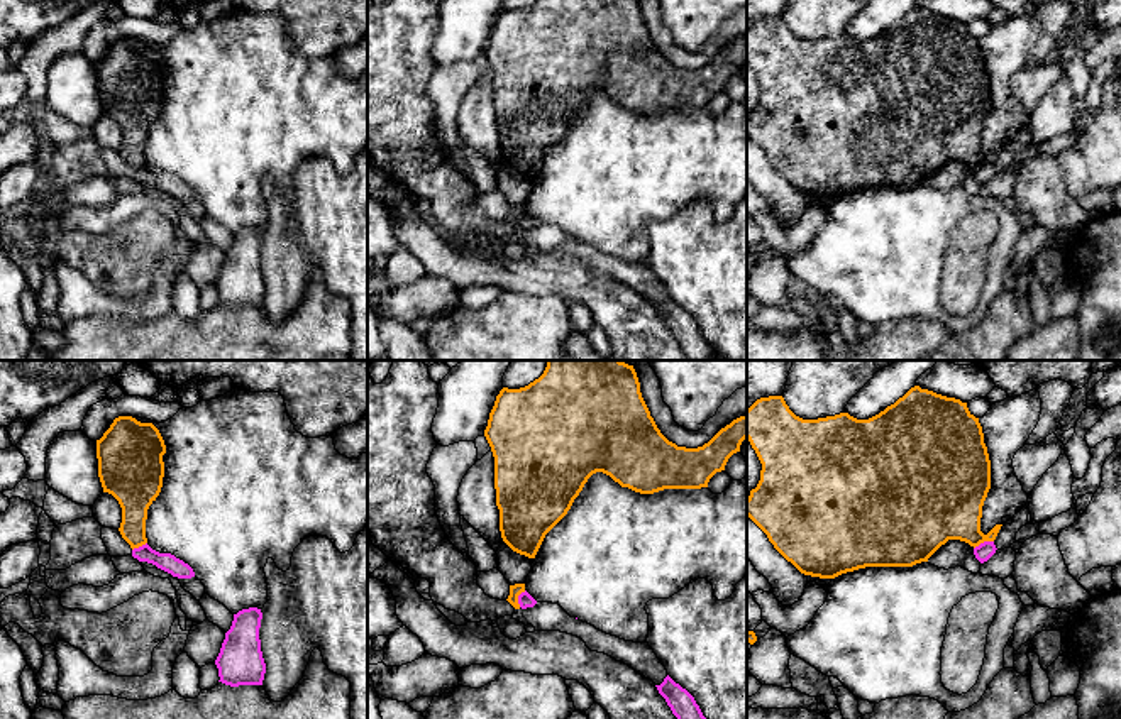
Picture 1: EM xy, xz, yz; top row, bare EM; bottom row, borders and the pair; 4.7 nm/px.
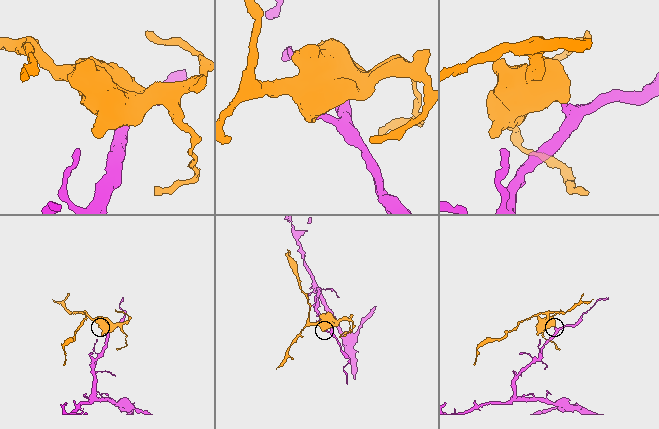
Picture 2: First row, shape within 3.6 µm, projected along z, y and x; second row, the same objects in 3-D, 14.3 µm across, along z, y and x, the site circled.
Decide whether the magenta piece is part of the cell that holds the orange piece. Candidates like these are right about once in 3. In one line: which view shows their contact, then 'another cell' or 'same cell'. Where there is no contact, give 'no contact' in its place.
contact in yz; another cell

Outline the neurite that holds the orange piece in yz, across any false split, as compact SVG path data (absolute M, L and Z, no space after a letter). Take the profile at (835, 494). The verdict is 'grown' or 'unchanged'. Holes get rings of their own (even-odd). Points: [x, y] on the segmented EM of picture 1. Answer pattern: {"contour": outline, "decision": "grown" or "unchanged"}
{"contour": "M914 386L869 420L848 413L803 420L782 396L769 396L747 409L747 440L762 464L760 480L747 497L747 516L804 575L835 579L865 567L913 567L928 562L948 540L974 548L994 541L1002 526L996 524L987 535L980 531L982 506L991 489L991 460L979 418L960 399Z", "decision": "unchanged"}

